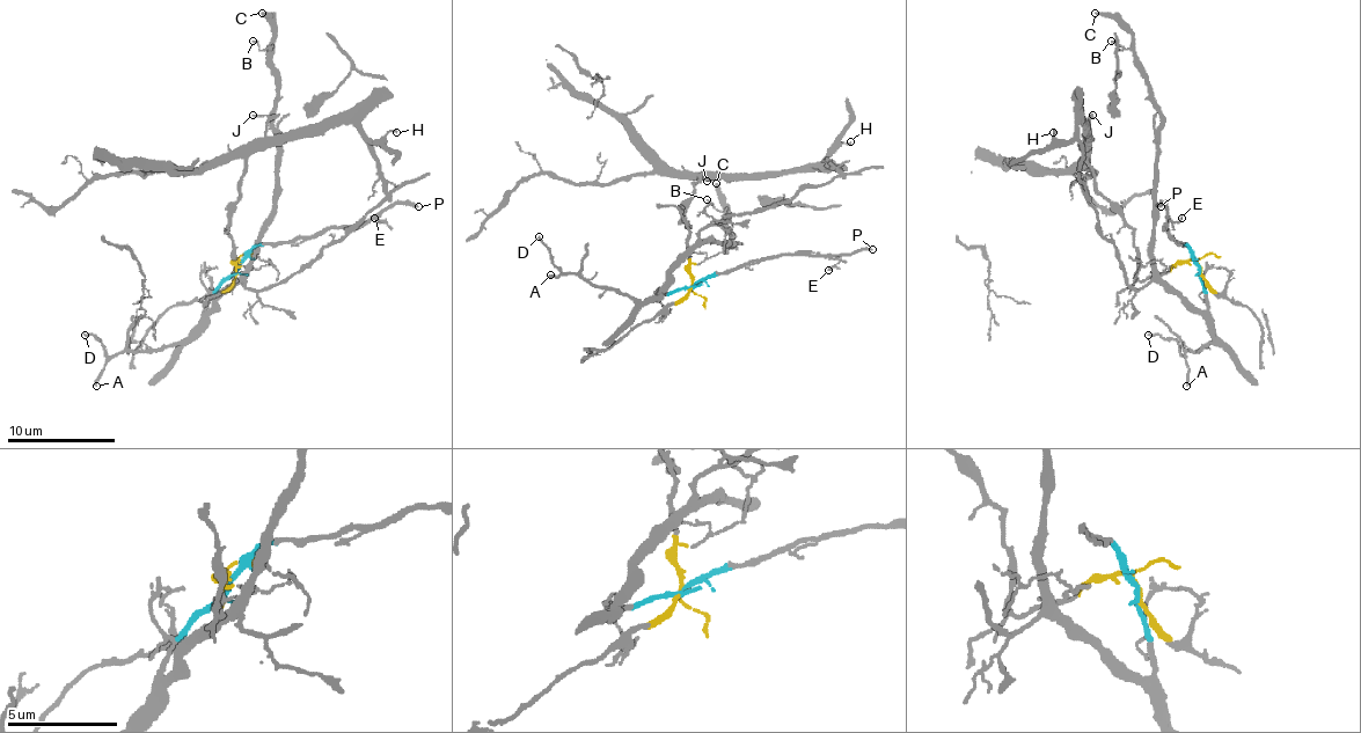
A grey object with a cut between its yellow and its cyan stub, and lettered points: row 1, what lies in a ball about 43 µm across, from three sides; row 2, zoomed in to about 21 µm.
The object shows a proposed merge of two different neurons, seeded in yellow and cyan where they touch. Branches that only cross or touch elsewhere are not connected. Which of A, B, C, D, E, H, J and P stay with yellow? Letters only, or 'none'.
H, J

